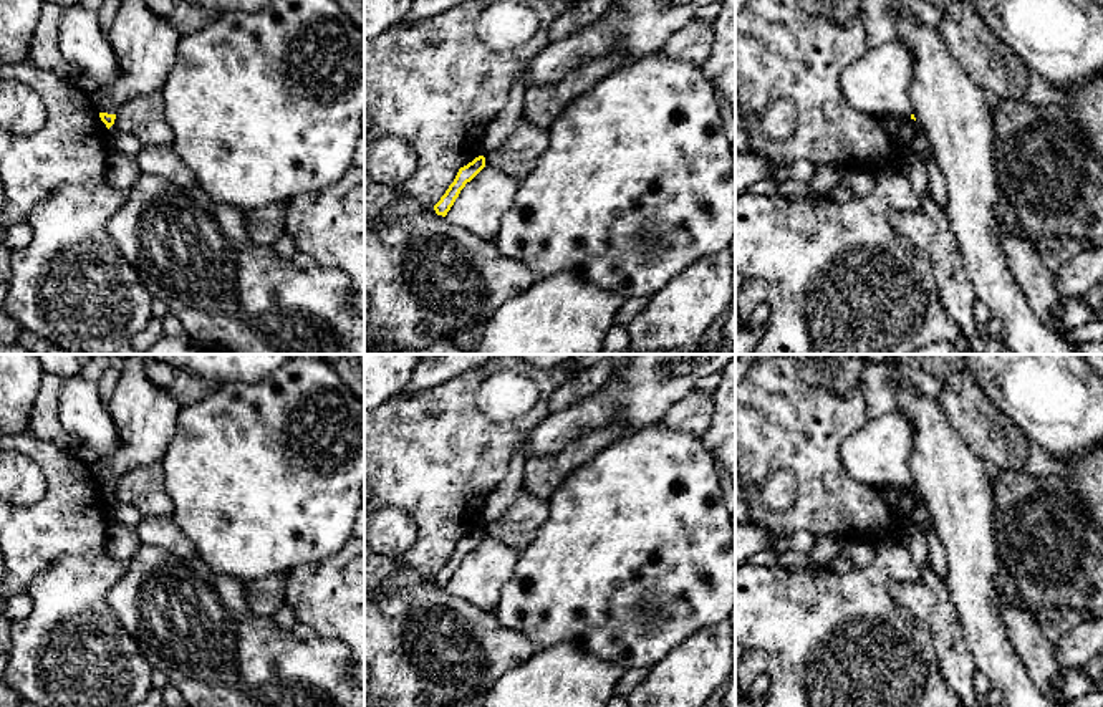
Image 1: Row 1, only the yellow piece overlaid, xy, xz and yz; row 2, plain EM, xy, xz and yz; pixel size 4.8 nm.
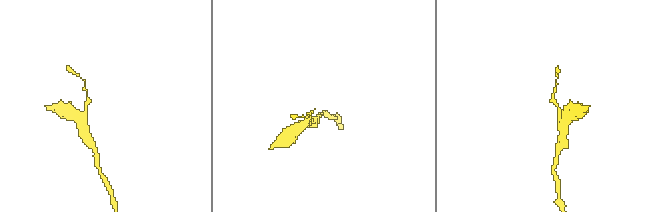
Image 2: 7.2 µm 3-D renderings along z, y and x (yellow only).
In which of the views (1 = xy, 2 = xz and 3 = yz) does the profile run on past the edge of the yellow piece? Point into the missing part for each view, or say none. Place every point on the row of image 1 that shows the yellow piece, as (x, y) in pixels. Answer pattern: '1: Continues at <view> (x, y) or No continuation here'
1: No continuation here
2: No continuation here
3: No continuation here

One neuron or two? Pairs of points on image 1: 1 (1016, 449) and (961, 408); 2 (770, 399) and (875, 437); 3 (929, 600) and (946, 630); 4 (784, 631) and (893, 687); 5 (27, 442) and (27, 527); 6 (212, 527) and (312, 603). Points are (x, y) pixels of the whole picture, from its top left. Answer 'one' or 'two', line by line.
1: one
2: two
3: one
4: one
5: one
6: two

